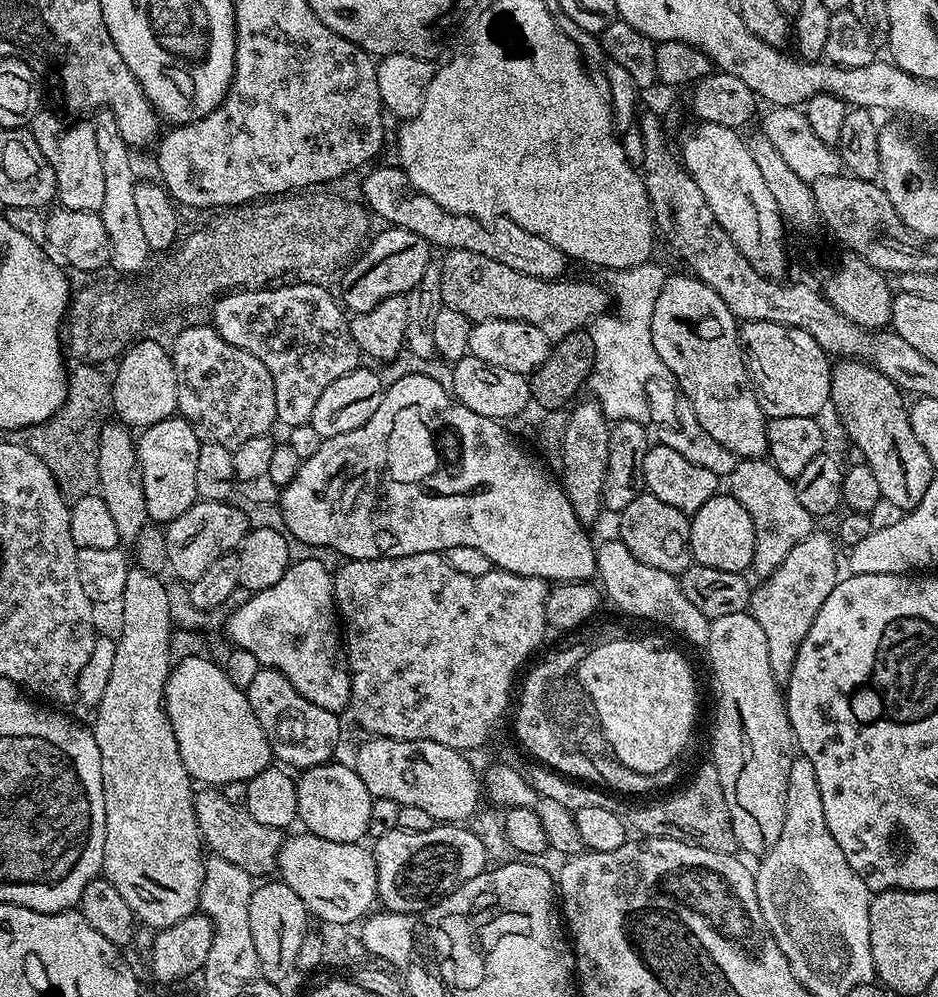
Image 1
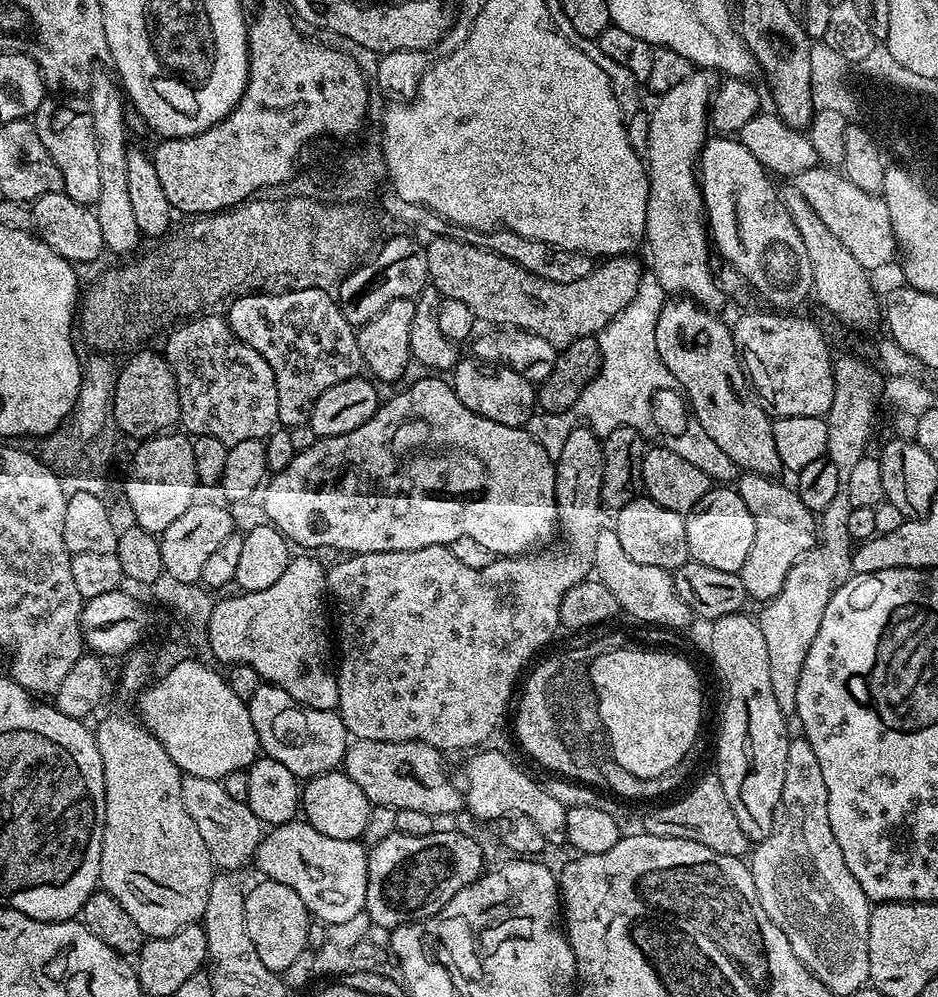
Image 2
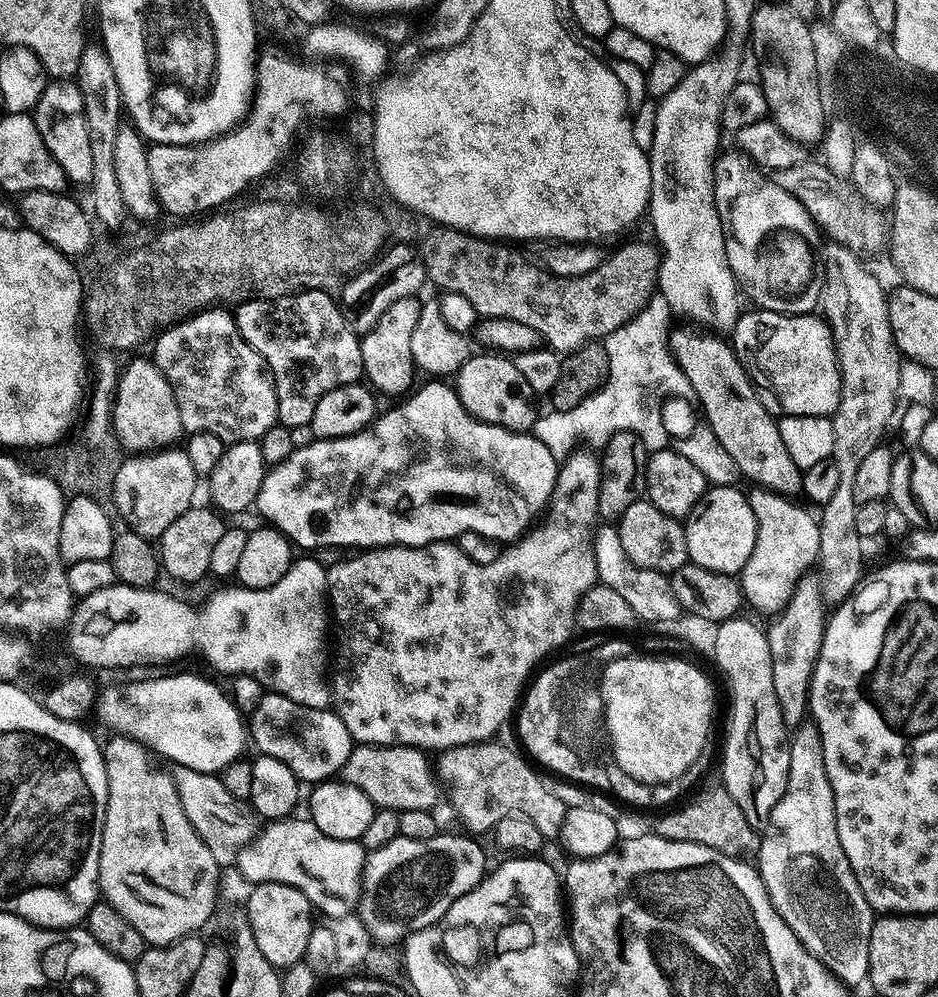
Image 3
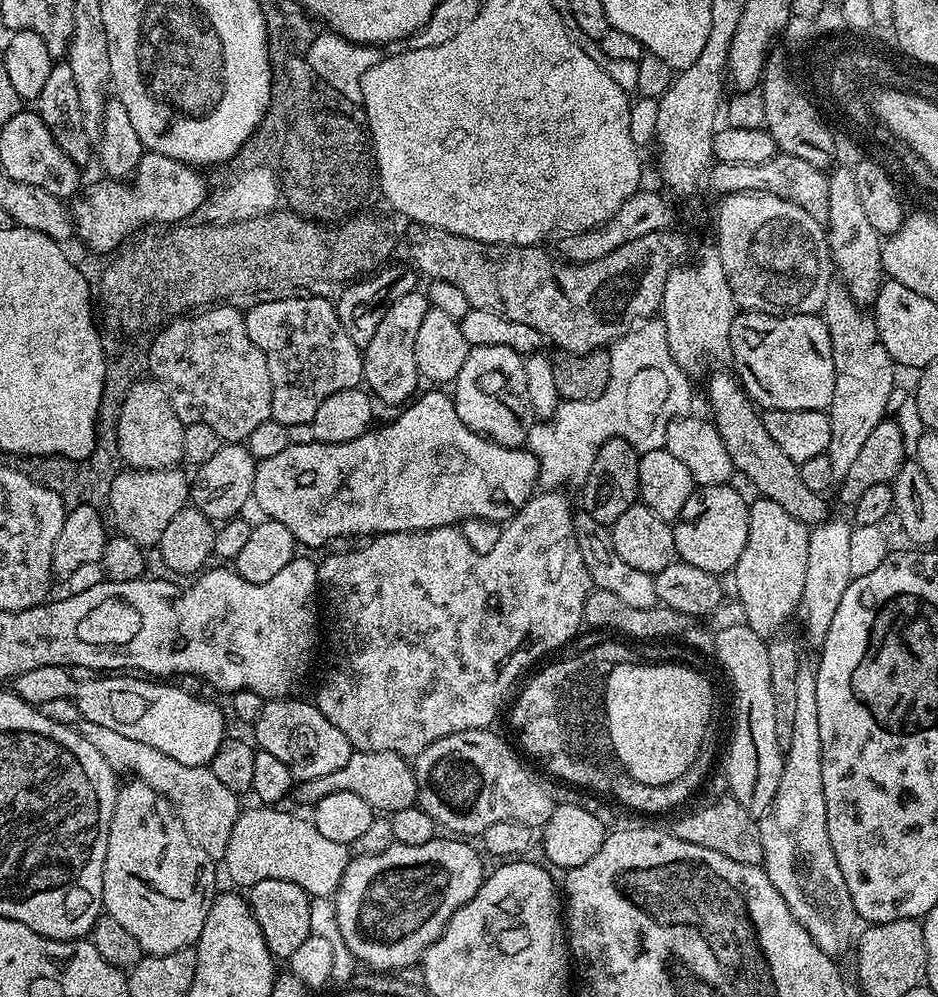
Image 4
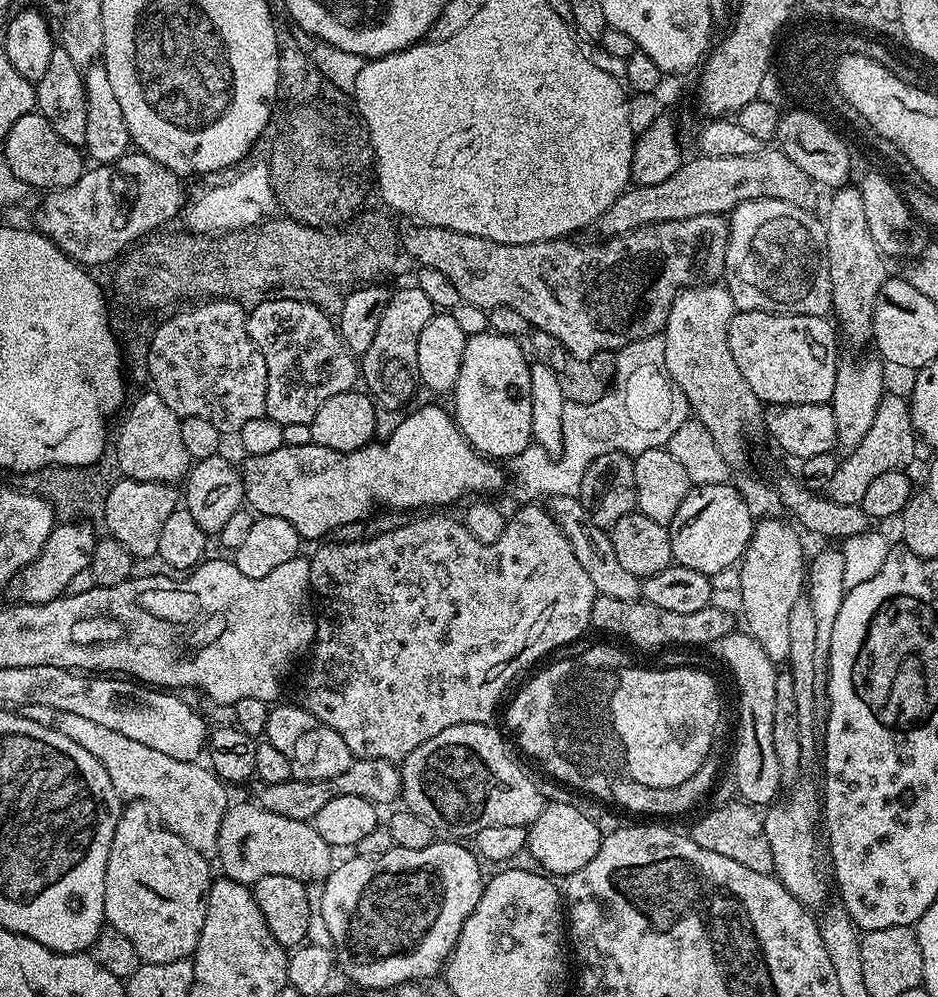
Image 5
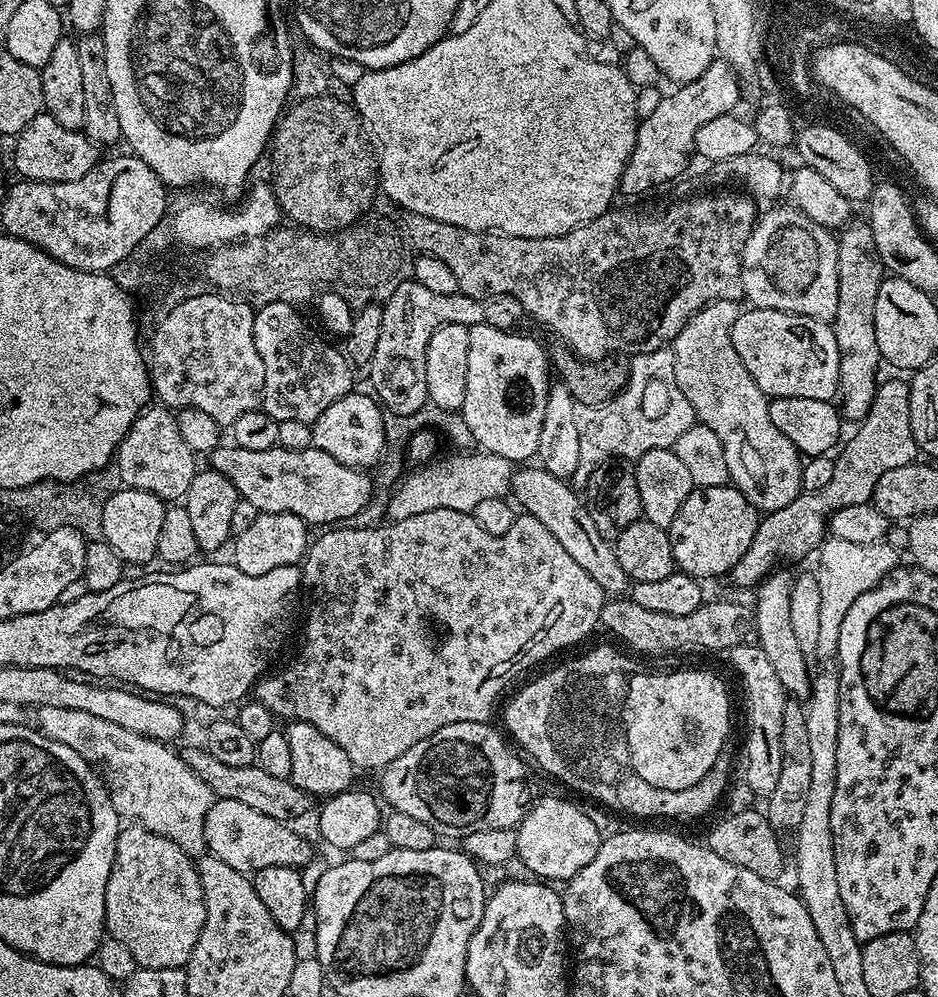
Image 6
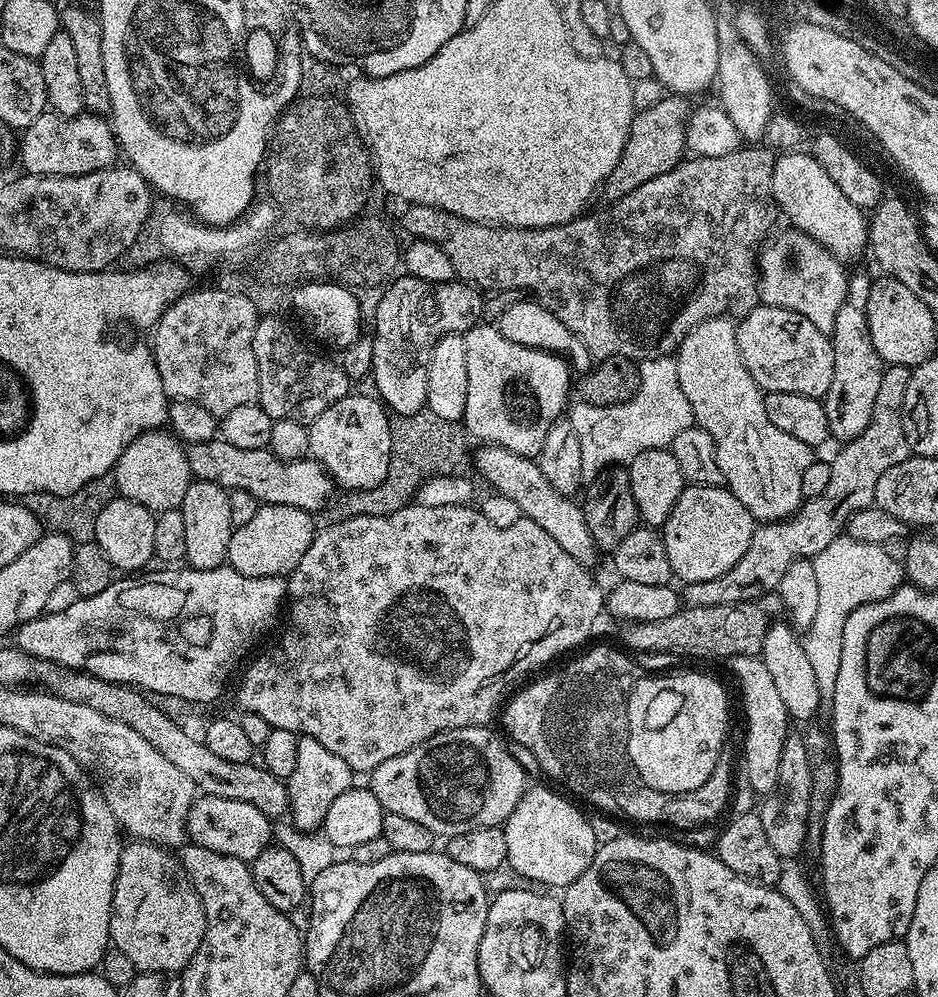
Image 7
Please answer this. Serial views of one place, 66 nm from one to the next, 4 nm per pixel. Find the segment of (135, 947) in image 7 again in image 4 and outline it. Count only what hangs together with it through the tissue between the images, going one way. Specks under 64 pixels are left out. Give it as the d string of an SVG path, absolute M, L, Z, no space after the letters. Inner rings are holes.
M132 778L129 784L119 789L116 793L116 805L114 806L114 814L110 818L110 830L106 838L106 862L102 862L102 898L104 899L104 912L122 925L130 935L138 942L138 946L142 946L142 950L149 956L161 956L162 954L174 954L174 950L182 950L183 948L193 947L196 939L202 934L202 926L206 926L206 914L210 914L210 906L218 895L218 887L216 888L216 868L217 861L210 858L210 854L206 854L206 850L202 850L202 846L198 846L190 838L190 834L182 826L182 822L176 816L176 811L172 808L172 803L168 801L158 790L154 790L146 782Z

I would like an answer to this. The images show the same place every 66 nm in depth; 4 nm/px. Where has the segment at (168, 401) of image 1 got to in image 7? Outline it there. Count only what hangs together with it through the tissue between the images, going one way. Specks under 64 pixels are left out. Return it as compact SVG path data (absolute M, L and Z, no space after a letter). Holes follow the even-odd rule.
M153 430L138 434L118 458L114 469L117 493L130 502L146 506L157 514L180 507L186 490L194 479L185 445L168 430Z

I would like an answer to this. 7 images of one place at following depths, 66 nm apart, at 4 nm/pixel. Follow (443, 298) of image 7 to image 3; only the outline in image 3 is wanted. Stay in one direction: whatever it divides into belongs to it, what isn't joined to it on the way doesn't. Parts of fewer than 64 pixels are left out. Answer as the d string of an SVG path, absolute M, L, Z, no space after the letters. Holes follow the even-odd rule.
M412 294L406 298L398 298L398 302L394 302L394 306L390 306L390 310L386 310L386 314L382 314L378 322L374 322L372 329L363 333L360 349L362 350L364 376L367 383L377 393L400 398L413 387L414 365L410 354L410 341L414 335L414 326L418 326L420 305L421 301L415 300L415 295Z

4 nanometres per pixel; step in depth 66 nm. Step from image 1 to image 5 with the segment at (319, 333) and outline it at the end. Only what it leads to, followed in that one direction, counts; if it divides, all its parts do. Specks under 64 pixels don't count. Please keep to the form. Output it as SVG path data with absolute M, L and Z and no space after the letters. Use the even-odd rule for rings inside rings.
M305 300L259 302L247 313L248 333L266 358L266 406L264 415L279 424L311 424L314 414L334 394L353 391L358 384L358 360L342 342L333 317L316 304Z

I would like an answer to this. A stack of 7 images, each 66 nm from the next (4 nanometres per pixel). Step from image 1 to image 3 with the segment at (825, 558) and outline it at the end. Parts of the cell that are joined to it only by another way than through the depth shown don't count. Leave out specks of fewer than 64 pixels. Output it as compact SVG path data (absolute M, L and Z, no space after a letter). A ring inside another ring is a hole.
M806 574L798 582L790 602L775 617L772 625L767 625L770 646L770 670L774 678L774 698L780 708L780 718L785 725L800 723L808 707L808 688L812 684L812 670L822 646L826 610L820 598L817 581ZM825 611L825 612L824 612Z

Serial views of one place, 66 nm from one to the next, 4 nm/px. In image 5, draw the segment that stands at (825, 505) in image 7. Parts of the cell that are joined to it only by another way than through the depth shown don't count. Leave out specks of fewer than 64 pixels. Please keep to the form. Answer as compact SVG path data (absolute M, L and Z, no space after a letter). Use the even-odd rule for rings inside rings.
M884 394L880 399L880 404L877 406L869 430L863 435L862 440L845 455L848 457L845 460L841 459L837 463L826 489L828 499L834 502L842 502L843 504L859 504L860 499L866 493L866 490L869 489L870 482L877 478L878 475L886 474L887 471L904 470L909 467L907 464L916 456L916 444L918 445L918 437L912 431L912 414L909 401L905 397L903 400L900 396Z

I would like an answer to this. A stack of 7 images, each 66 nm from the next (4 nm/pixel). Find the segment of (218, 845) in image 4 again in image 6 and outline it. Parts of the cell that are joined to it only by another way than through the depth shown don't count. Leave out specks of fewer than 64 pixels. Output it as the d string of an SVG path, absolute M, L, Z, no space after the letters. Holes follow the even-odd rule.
M42 706L35 709L34 724L46 738L54 738L54 742L62 742L62 746L70 746L70 750L75 750L82 754L82 758L86 758L86 762L100 773L101 780L108 787L110 802L114 802L114 810L125 821L135 822L139 827L162 838L170 838L174 846L182 846L182 850L186 850L190 857L199 858L205 855L204 819L214 797L210 786L206 786L206 782L202 782L202 778L198 778L198 774L194 774L194 770L186 766L179 751L171 752L167 743L134 734L134 730L126 730L114 722L106 722L106 718L94 718L94 714L86 714L86 710Z

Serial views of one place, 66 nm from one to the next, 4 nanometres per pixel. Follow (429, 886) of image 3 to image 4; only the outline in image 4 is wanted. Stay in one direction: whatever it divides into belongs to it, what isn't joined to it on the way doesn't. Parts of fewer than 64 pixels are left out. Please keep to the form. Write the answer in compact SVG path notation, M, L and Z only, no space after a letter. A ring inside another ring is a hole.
M437 838L422 846L402 846L395 843L382 854L358 856L349 859L342 874L342 882L334 897L336 903L336 928L356 960L369 964L376 974L399 973L408 970L412 963L423 957L425 950L442 934L448 919L462 907L484 884L486 868L480 861L481 853L471 848L471 843L460 838Z

